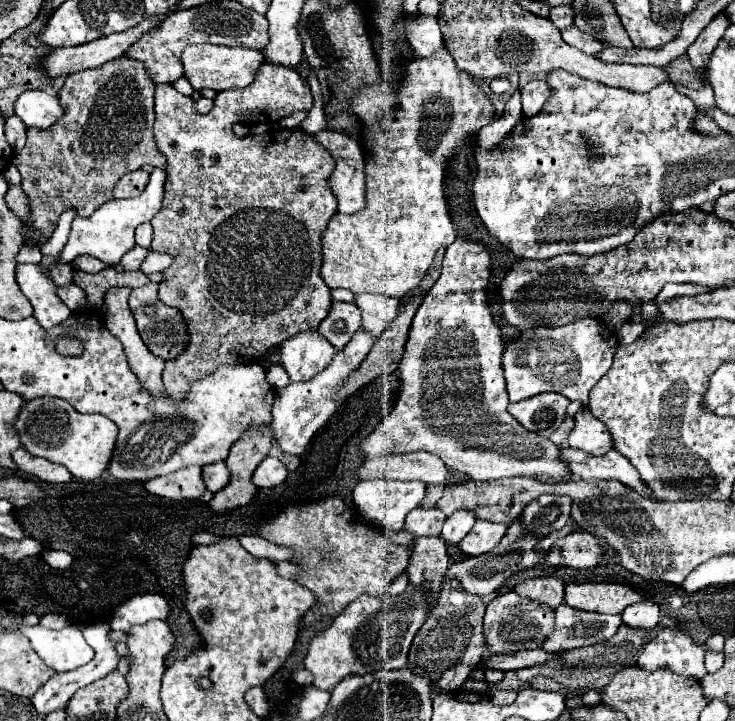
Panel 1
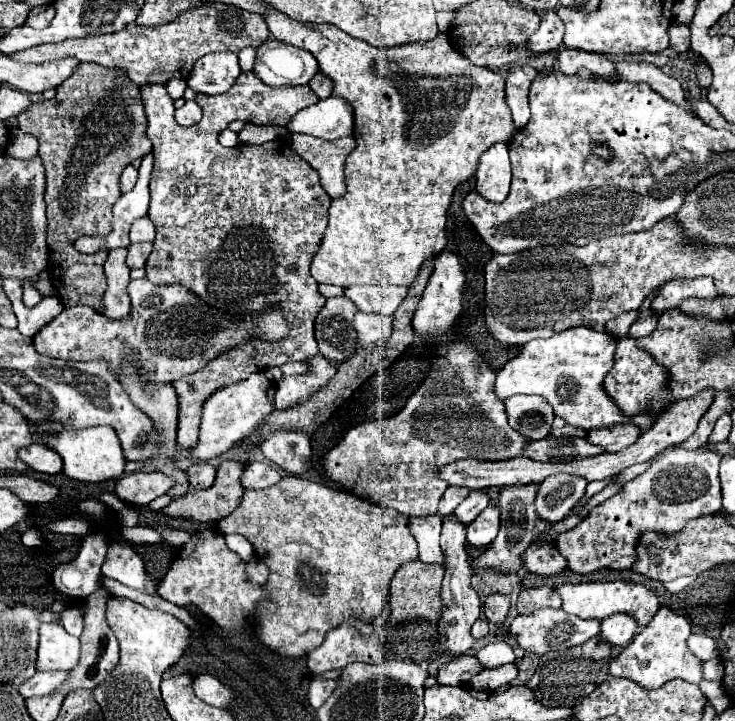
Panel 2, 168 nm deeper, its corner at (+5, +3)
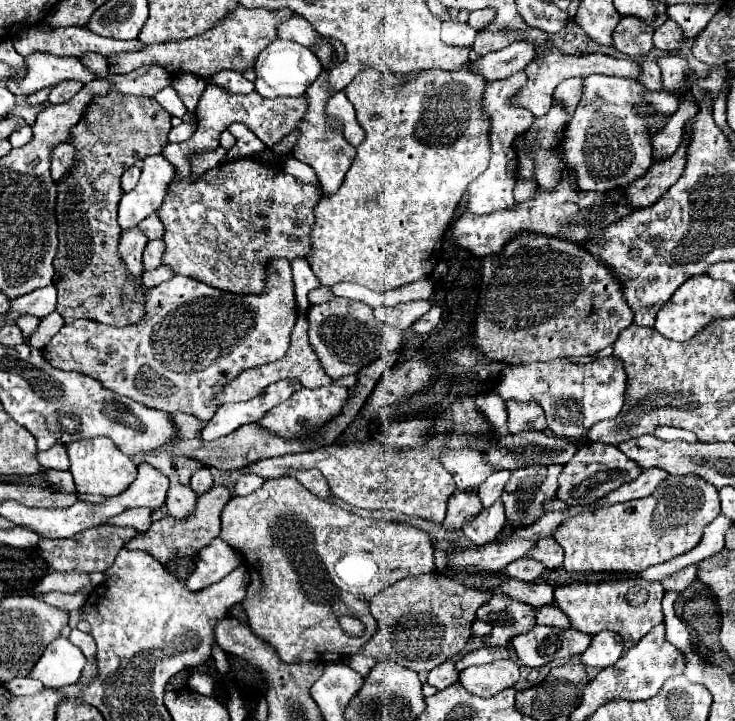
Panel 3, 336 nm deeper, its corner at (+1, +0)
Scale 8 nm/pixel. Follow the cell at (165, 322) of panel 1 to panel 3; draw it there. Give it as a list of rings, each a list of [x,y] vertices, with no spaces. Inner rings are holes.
[[[274,260],[268,272],[268,288],[262,296],[230,294],[210,288],[188,276],[174,276],[146,294],[144,316],[136,324],[124,328],[98,324],[88,318],[64,324],[60,332],[44,346],[44,358],[60,370],[72,370],[88,374],[100,380],[116,394],[128,396],[148,408],[164,412],[188,412],[198,420],[208,422],[218,406],[214,404],[214,392],[218,392],[238,372],[280,360],[290,348],[290,336],[296,324],[298,308],[294,304],[294,284],[288,260]]]

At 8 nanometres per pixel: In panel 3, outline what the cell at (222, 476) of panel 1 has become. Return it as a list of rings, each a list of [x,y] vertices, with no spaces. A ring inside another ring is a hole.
[[[200,468],[200,470],[192,476],[192,480],[190,480],[190,488],[192,488],[196,494],[208,492],[208,490],[212,488],[212,484],[214,484],[214,478],[212,478],[212,474],[210,474],[208,468]]]

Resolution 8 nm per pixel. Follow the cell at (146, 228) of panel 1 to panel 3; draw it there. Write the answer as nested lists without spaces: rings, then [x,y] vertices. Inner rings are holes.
[[[150,214],[146,220],[142,220],[142,222],[138,224],[138,228],[146,234],[148,240],[162,238],[162,234],[164,234],[164,228],[162,228],[162,222],[158,220],[158,214]]]

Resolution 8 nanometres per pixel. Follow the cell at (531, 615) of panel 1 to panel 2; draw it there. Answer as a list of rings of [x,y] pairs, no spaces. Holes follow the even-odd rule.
[[[494,593],[485,598],[483,612],[492,625],[500,627],[504,623],[504,617],[508,615],[510,609],[510,599],[508,595]]]

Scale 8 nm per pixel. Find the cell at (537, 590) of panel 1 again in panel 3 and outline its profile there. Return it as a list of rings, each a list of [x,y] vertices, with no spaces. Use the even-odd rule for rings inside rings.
[[[546,604],[536,608],[536,624],[548,624],[548,626],[556,626],[556,628],[568,628],[570,620],[566,614],[560,612],[558,606],[554,604]]]

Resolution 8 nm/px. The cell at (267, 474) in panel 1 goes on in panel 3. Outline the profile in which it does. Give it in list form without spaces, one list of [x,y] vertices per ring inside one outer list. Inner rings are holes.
[[[242,474],[234,486],[234,494],[236,496],[246,496],[246,494],[252,494],[254,490],[262,488],[266,482],[266,478],[262,476],[256,476],[256,474]]]

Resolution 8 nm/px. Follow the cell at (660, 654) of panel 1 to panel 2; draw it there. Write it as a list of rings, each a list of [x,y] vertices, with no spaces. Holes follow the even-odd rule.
[[[660,607],[658,613],[652,617],[652,621],[640,633],[636,633],[630,645],[622,649],[610,661],[608,675],[630,679],[642,689],[658,689],[672,679],[700,683],[702,681],[702,661],[688,651],[686,647],[688,635],[690,635],[690,623],[682,615],[676,615],[672,609]]]

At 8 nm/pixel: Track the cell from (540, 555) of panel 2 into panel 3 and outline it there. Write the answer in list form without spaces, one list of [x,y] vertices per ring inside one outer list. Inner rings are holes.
[[[520,558],[520,560],[514,560],[506,566],[506,574],[508,576],[514,576],[514,578],[520,578],[520,580],[526,580],[526,582],[534,582],[538,578],[542,578],[544,574],[544,566],[538,562],[538,560],[532,560],[532,558]]]

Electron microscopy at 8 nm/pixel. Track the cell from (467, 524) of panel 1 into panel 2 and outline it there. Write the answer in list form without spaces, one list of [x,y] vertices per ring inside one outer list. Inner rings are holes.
[[[488,489],[486,491],[470,491],[470,495],[456,507],[456,517],[464,523],[464,525],[468,525],[470,521],[474,521],[476,519],[476,515],[480,513],[480,511],[484,511],[486,507],[490,505],[490,497],[488,497]]]

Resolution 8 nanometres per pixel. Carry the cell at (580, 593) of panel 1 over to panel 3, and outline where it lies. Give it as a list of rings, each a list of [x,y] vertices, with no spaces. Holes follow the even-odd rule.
[[[630,578],[630,580],[614,580],[614,582],[600,582],[600,584],[566,584],[566,586],[558,586],[554,590],[554,604],[570,618],[572,628],[578,628],[580,632],[590,632],[590,634],[598,634],[602,630],[612,630],[618,632],[626,644],[636,644],[644,634],[648,634],[656,624],[660,624],[664,620],[664,612],[662,612],[662,596],[664,596],[664,588],[660,582],[648,582],[642,578]]]

